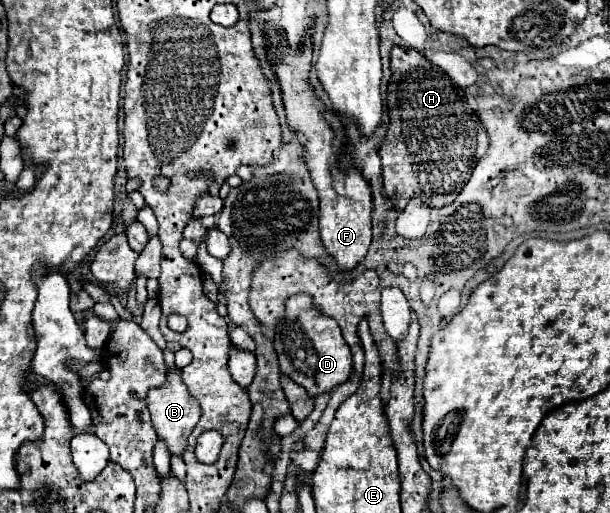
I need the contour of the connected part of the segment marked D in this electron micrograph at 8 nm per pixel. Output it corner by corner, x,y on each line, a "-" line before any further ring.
306,293
292,295
286,303
286,317
276,329
274,347
280,359
280,371
294,383
302,385
310,397
328,393
346,383
352,373
352,355
338,323
314,309

